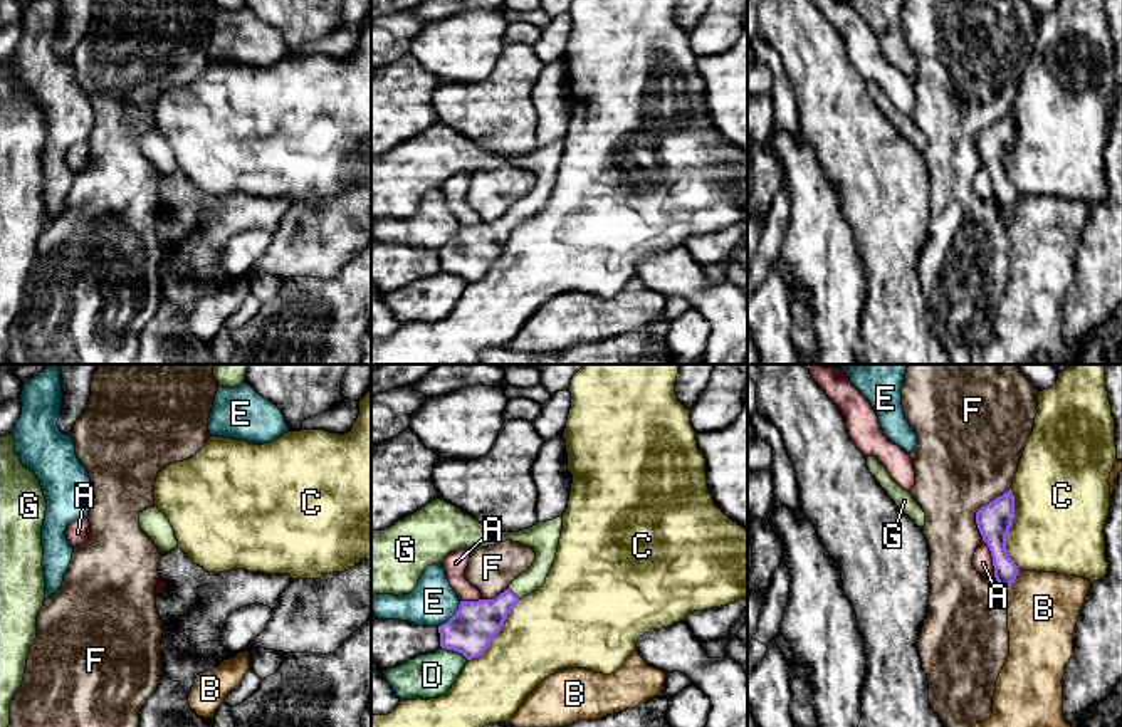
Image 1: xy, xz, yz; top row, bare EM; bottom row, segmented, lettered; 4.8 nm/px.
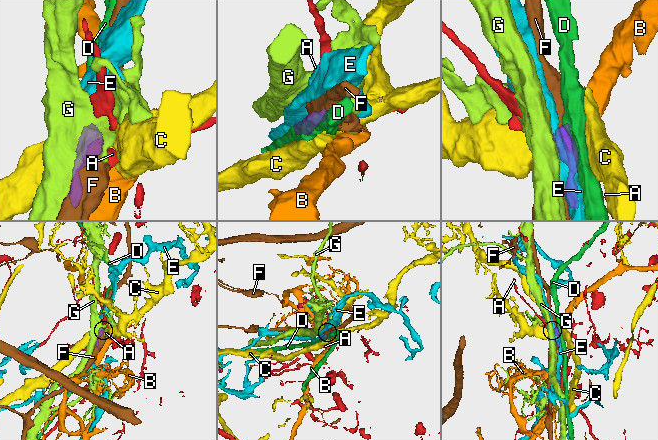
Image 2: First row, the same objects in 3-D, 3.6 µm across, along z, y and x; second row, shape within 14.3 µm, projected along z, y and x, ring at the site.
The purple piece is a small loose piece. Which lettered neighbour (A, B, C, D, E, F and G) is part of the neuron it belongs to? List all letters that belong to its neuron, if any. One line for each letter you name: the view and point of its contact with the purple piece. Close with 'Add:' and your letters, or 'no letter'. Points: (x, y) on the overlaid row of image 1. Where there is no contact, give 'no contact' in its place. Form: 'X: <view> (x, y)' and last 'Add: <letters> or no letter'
G: xz (513, 593)
Add: G

